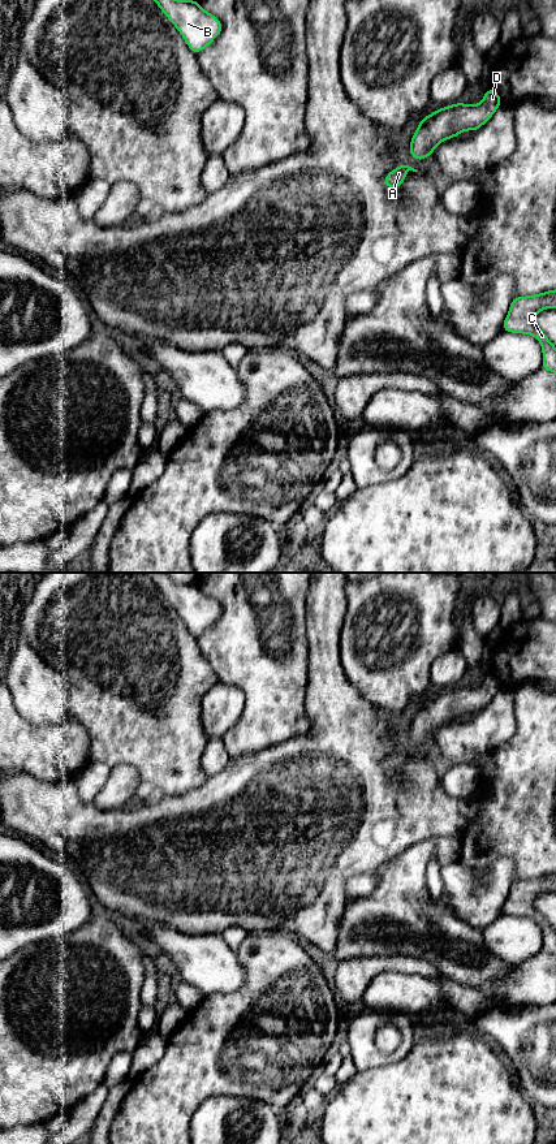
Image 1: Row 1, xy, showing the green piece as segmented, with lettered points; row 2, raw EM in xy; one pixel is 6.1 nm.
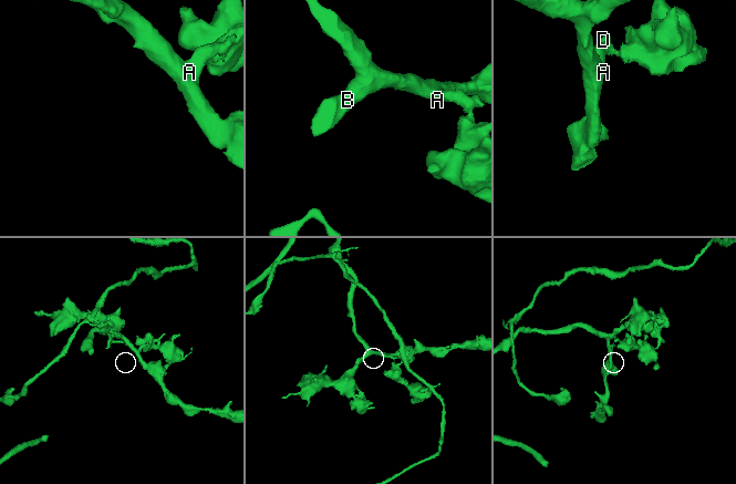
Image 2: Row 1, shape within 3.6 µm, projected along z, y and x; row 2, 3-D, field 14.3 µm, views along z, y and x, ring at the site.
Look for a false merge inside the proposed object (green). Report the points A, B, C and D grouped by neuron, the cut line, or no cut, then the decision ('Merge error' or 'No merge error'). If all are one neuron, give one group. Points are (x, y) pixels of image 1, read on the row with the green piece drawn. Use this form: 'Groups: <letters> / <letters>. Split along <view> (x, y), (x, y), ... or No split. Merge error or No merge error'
Groups: A B C D. No split. No merge error

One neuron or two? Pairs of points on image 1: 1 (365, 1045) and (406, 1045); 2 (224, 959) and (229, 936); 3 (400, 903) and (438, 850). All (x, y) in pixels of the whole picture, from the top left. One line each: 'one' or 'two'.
1: one
2: two
3: one

